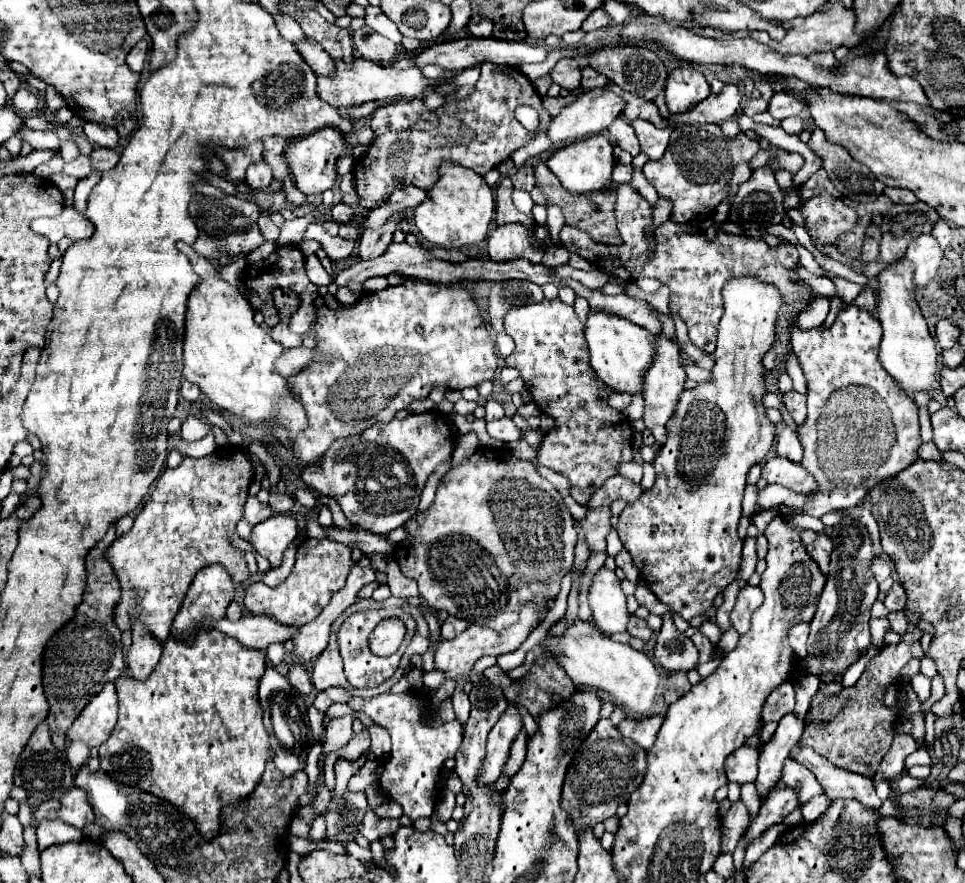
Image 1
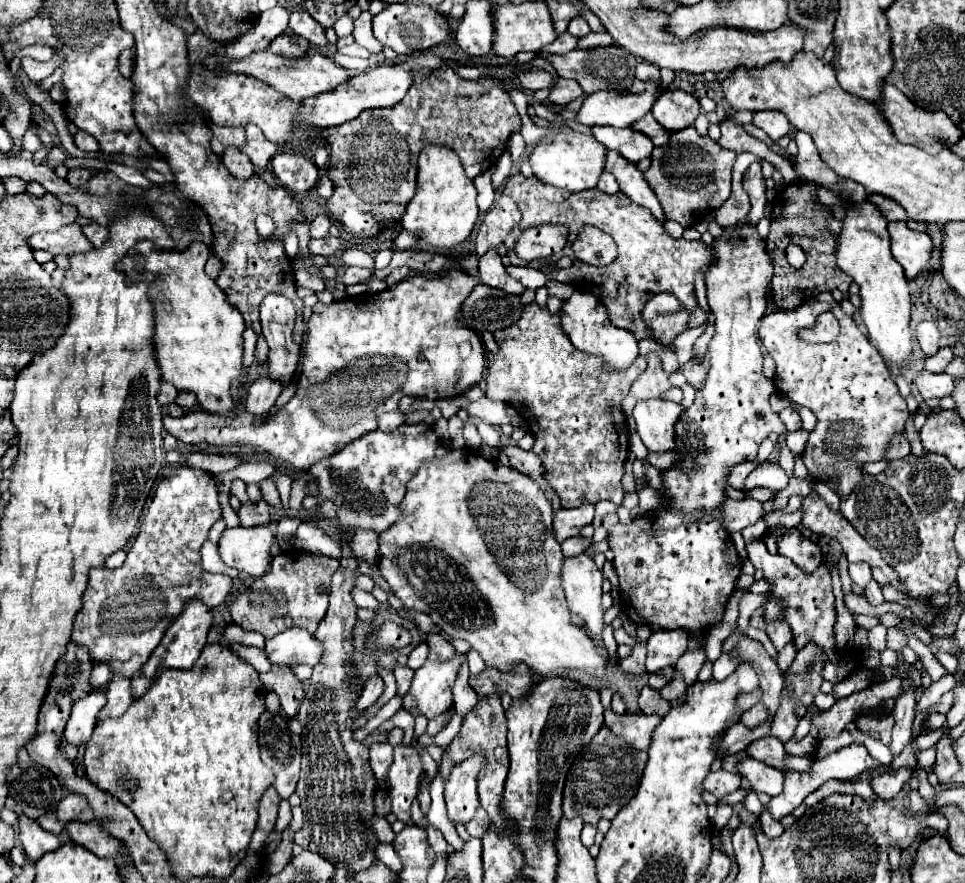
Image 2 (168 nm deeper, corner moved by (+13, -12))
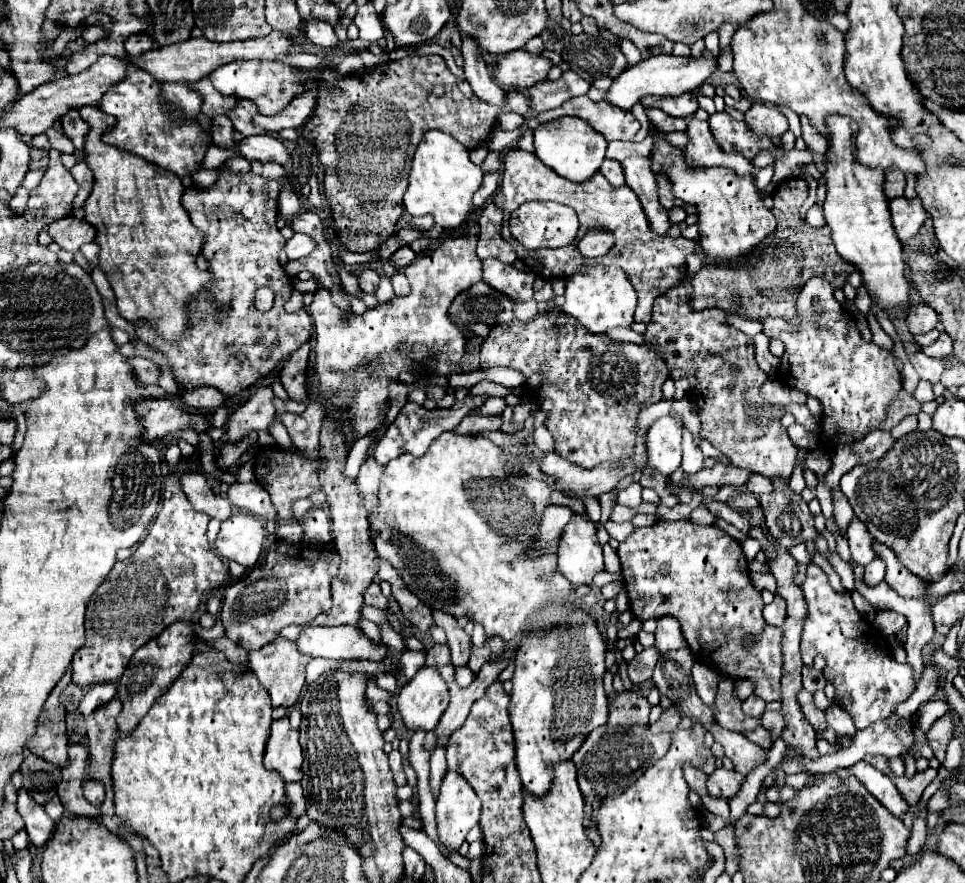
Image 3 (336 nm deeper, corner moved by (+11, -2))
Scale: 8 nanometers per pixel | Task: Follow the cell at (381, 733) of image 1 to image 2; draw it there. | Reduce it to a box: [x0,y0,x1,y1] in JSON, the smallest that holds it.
[370,744,394,782]

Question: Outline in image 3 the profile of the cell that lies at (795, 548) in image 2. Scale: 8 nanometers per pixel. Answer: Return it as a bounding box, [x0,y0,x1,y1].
[760,480,818,546]

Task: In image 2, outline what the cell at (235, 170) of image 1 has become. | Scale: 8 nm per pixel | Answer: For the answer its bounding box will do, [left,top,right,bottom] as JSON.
[210,124,246,156]

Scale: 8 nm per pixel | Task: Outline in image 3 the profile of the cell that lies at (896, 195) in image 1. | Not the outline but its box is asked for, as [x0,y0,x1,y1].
[884,170,906,200]

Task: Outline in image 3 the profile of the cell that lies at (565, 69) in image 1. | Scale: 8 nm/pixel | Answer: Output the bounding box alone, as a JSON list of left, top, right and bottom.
[494,50,552,88]

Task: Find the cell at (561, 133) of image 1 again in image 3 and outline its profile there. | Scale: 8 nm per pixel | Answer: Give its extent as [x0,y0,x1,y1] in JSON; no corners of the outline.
[606,52,716,110]

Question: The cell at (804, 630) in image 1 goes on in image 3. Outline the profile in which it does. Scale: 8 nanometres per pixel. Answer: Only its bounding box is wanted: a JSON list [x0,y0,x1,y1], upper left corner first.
[764,596,786,626]

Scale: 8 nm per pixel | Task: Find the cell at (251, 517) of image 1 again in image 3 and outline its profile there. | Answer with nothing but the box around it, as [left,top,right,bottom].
[228,482,276,520]

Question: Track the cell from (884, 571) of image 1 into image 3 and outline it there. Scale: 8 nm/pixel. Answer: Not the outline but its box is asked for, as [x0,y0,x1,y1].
[848,518,874,566]

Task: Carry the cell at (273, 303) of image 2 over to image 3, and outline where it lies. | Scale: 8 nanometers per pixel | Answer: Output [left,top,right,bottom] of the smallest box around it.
[278,346,310,402]

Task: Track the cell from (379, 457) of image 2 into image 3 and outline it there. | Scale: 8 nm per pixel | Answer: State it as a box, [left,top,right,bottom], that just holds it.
[372,398,486,466]

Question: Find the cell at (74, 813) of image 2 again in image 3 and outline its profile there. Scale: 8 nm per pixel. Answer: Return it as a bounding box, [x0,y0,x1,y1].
[84,780,104,806]

